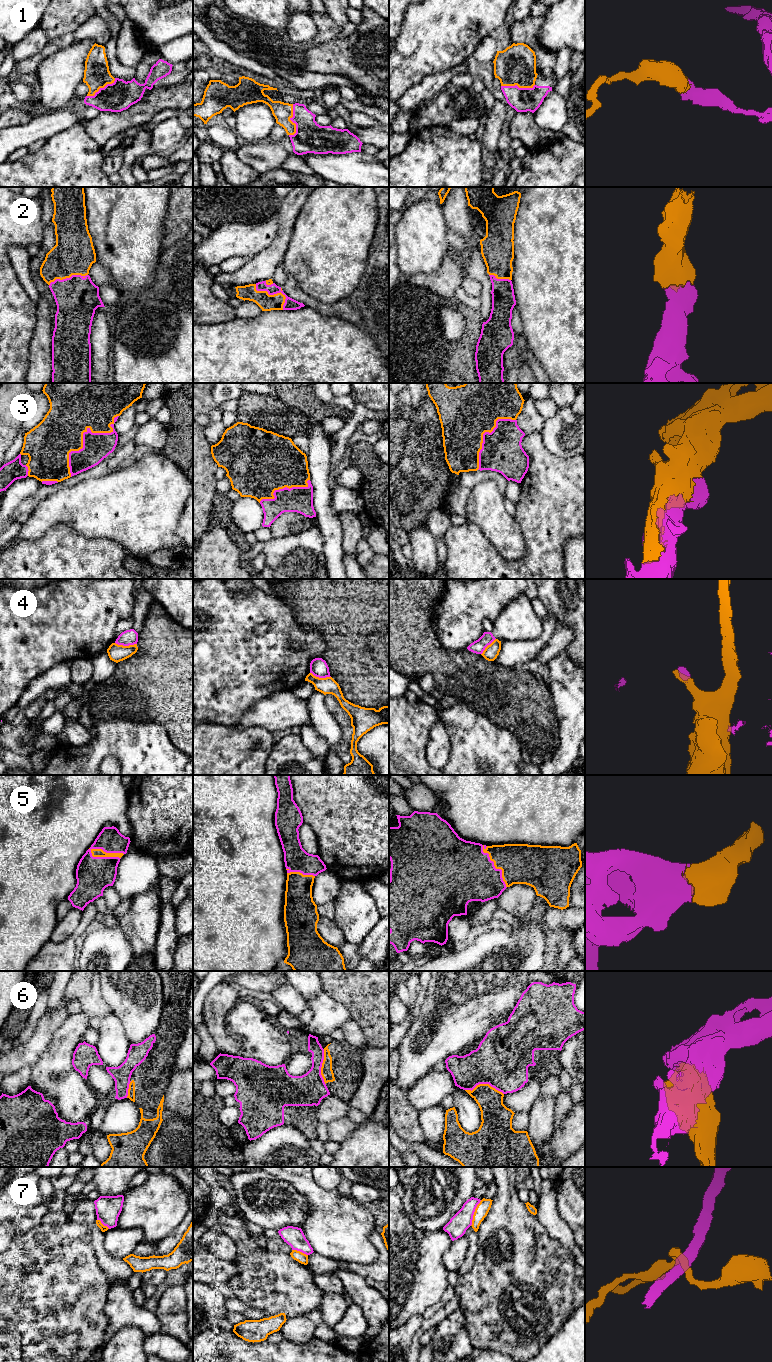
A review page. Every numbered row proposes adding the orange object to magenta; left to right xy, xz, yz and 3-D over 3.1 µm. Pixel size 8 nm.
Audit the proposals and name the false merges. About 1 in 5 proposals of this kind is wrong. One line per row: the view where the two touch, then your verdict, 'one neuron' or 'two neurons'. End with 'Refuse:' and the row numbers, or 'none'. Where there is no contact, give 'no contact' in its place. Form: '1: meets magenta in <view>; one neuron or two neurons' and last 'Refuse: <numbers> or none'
1: meets magenta in xz; one neuron
2: meets magenta in xz; one neuron
3: meets magenta in xy; one neuron
4: meets magenta in xy; two neurons
5: meets magenta in xy; one neuron
6: meets magenta in yz; two neurons
7: meets magenta in yz; two neurons
Refuse: 4, 6, 7

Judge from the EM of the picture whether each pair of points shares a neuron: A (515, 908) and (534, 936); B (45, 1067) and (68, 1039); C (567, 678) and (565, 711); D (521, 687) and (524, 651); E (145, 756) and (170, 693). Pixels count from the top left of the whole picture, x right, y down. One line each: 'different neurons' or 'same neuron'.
A: different neurons
B: same neuron
C: same neuron
D: different neurons
E: different neurons

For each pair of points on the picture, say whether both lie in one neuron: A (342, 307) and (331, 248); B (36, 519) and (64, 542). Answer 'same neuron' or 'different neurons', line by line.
A: different neurons
B: different neurons

